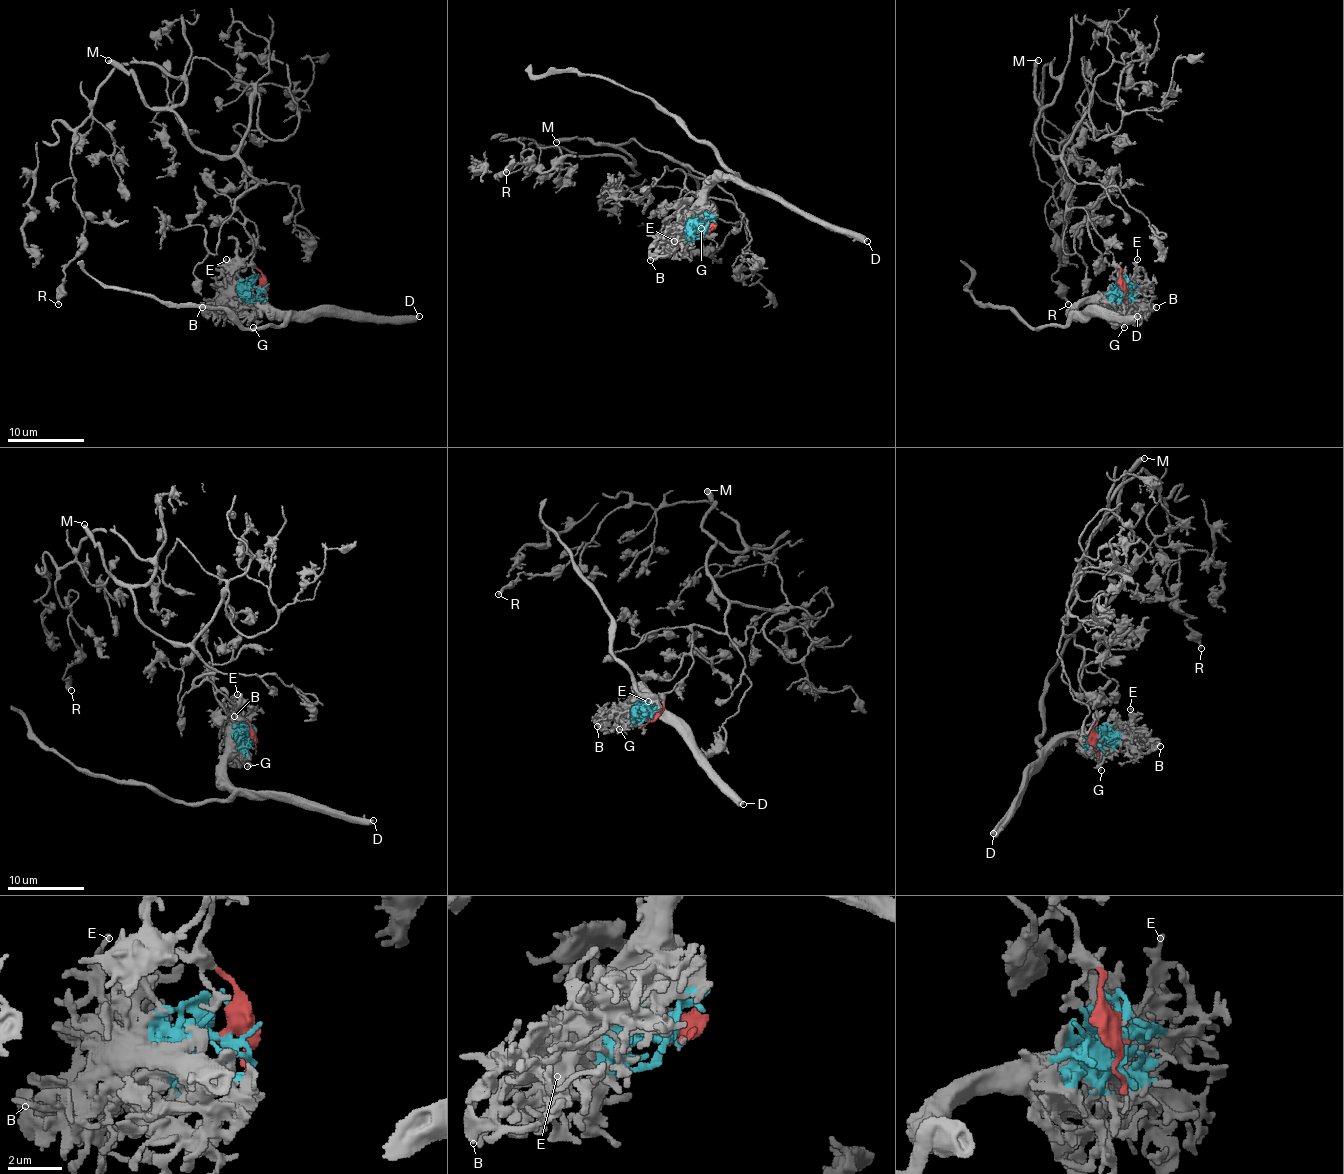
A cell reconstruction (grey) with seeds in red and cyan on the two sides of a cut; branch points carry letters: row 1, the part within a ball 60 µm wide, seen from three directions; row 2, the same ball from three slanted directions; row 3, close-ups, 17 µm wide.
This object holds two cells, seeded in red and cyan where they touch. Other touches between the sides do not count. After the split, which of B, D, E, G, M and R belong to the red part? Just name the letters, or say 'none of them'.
M, R

